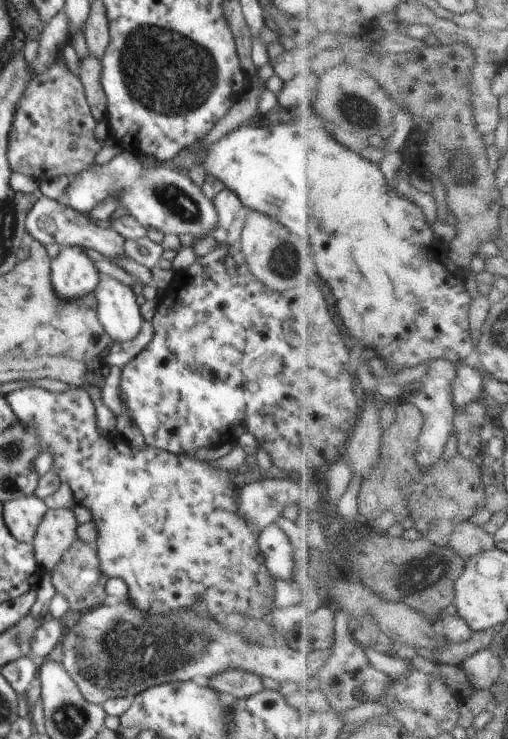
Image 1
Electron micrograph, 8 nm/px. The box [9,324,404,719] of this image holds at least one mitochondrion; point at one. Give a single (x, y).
(130, 652)

